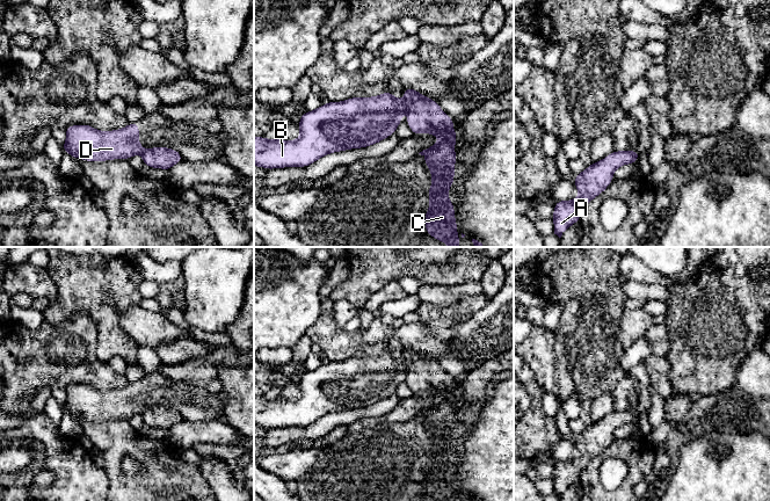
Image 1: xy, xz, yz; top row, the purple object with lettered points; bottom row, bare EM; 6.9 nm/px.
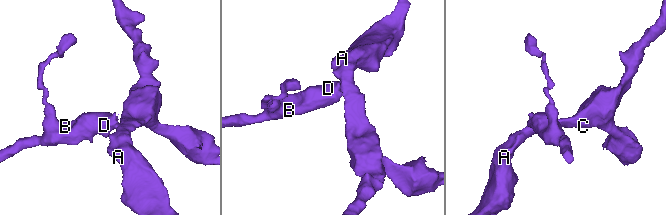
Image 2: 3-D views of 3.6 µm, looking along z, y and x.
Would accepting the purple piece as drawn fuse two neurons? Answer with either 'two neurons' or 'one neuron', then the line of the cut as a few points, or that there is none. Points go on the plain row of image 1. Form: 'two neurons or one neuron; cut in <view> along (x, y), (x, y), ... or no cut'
one neuron; no cut

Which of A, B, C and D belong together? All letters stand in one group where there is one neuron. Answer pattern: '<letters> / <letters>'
A B C D

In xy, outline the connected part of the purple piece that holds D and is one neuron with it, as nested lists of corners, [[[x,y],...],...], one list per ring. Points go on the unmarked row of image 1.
[[[139,382],[111,391],[100,391],[89,384],[68,385],[65,392],[66,400],[61,409],[73,419],[81,418],[83,422],[129,420],[135,414],[140,414],[144,424],[150,428],[169,430],[183,420],[181,413],[174,408],[157,406],[144,409],[138,401]]]

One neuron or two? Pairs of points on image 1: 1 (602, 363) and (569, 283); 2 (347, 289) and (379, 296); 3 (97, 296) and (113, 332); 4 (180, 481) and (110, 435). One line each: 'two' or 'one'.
1: one
2: two
3: one
4: one

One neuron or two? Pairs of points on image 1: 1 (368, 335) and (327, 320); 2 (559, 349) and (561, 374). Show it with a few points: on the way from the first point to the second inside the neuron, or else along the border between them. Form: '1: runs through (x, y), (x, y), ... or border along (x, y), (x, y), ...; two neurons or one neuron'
1: runs through (357, 338), (342, 338), (335, 331); one neuron
2: runs through (560, 355), (561, 368); one neuron

